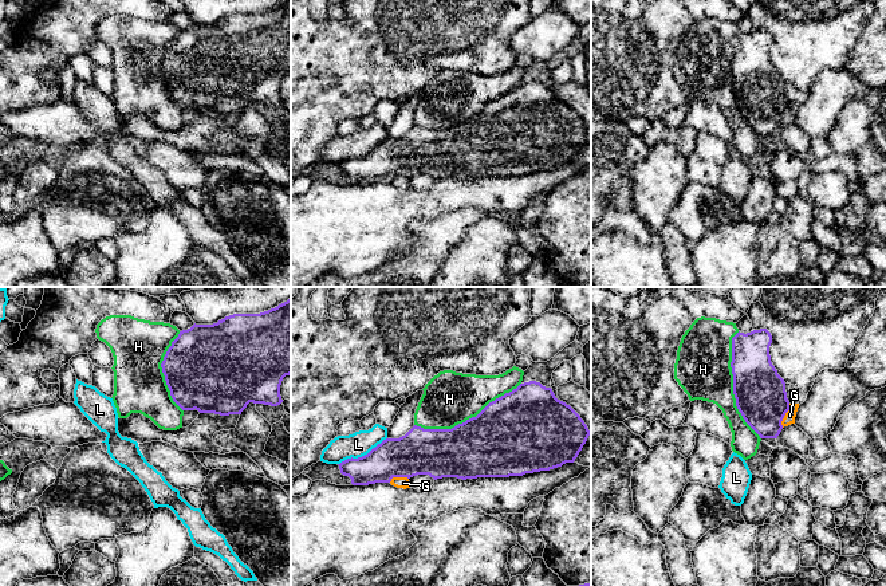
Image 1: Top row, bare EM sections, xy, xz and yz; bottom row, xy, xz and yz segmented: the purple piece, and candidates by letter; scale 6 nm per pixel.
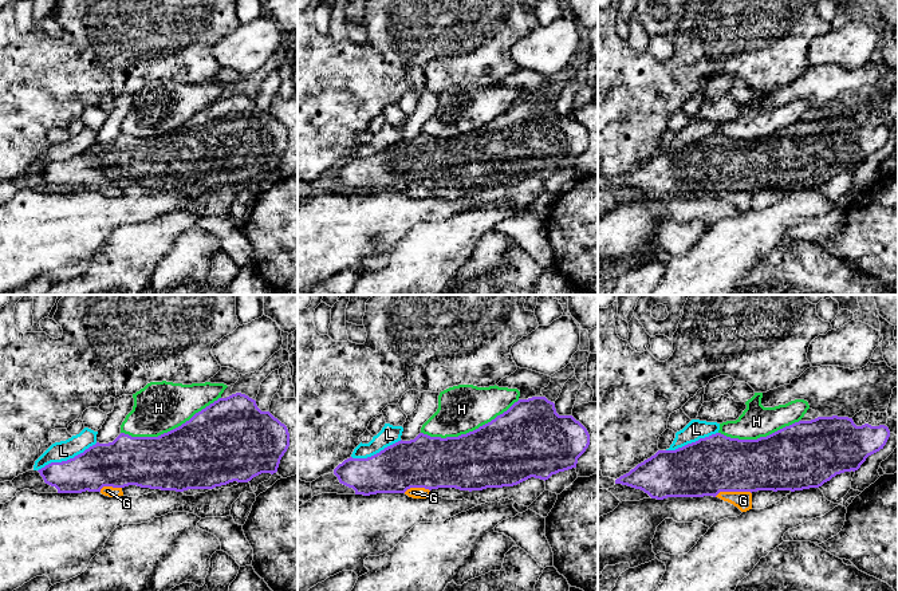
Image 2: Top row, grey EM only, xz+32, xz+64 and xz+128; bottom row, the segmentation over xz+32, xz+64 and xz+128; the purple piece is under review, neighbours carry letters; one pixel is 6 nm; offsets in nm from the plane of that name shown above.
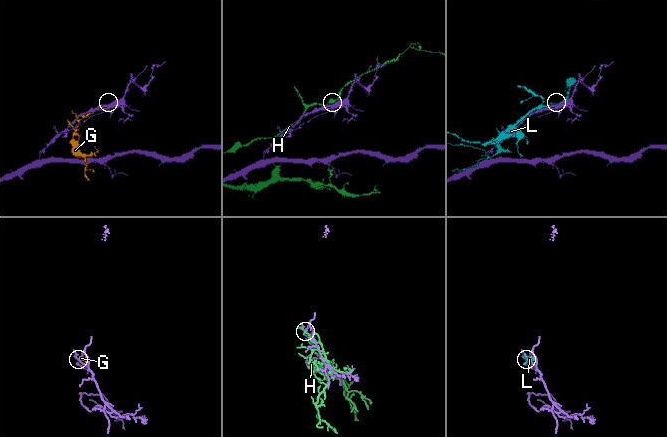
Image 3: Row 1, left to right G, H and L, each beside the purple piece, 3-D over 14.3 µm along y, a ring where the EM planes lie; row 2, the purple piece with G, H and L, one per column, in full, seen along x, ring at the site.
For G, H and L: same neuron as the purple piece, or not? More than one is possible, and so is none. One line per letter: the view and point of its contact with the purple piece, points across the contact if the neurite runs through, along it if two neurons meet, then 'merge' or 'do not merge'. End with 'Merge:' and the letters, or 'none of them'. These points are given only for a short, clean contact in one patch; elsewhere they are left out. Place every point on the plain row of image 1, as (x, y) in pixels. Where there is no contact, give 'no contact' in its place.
G: meets purple in yz at (784, 114); do not merge
H: meets purple in yz at (733, 85); do not merge
L: meets purple in xz at (362, 156); do not merge
Merge: none of them

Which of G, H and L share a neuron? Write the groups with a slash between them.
G / H / L

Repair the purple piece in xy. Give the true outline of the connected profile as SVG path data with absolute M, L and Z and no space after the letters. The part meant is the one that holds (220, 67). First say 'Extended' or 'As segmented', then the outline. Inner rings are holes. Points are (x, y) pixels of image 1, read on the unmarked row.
As segmented. M291 0L260 13L233 13L213 24L193 24L180 31L161 63L173 101L182 110L220 115L241 114L249 102L277 106L280 84L291 74Z

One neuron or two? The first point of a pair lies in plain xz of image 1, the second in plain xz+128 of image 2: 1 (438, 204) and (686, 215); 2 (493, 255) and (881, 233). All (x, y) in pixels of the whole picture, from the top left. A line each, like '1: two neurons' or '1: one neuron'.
1: one neuron
2: two neurons

